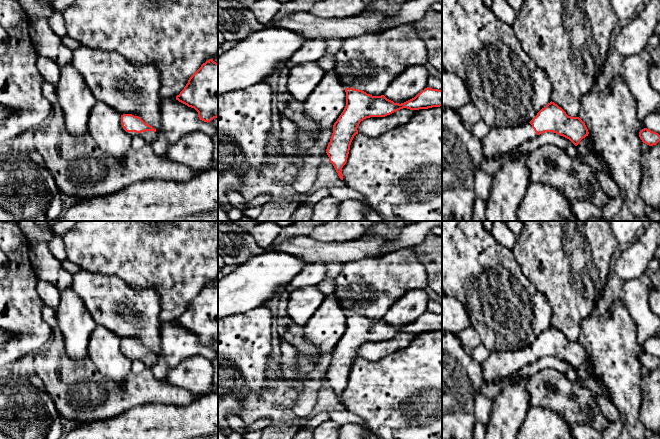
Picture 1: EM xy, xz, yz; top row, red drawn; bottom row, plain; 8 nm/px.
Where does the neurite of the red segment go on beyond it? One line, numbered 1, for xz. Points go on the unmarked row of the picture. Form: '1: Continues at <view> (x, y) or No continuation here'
1: No continuation here

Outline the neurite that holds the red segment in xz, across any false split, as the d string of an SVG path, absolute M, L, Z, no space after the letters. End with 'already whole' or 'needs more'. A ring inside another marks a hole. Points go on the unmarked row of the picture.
M345 312L346 330L333 349L333 357L326 377L338 400L343 404L342 392L347 386L350 369L361 345L370 341L385 341L403 332L410 334L442 330L442 314L425 312L404 327L394 327L384 319L372 320L353 312Z; already whole

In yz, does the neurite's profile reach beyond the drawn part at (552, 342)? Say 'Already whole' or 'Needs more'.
Needs more

